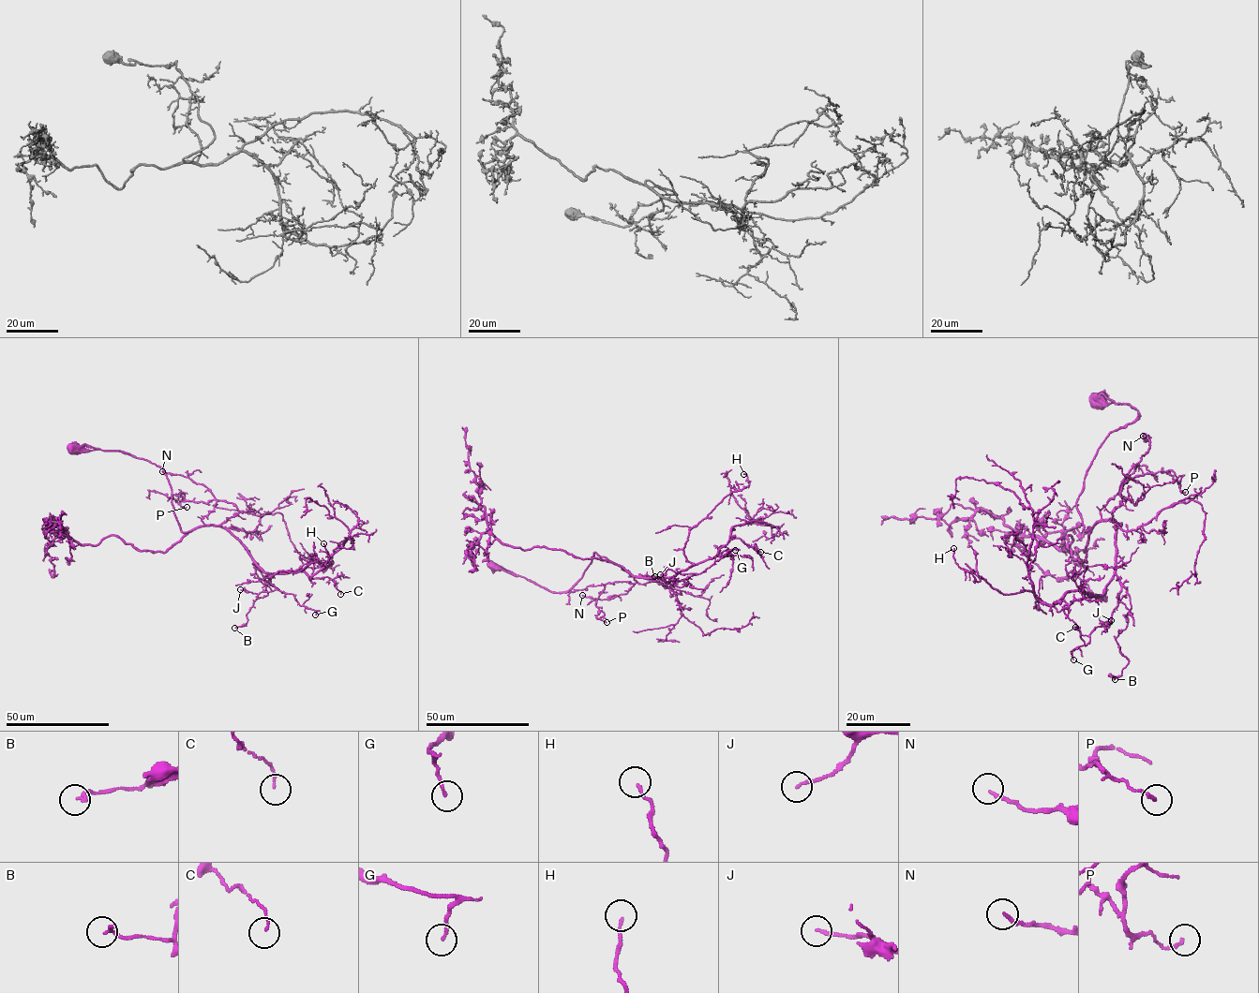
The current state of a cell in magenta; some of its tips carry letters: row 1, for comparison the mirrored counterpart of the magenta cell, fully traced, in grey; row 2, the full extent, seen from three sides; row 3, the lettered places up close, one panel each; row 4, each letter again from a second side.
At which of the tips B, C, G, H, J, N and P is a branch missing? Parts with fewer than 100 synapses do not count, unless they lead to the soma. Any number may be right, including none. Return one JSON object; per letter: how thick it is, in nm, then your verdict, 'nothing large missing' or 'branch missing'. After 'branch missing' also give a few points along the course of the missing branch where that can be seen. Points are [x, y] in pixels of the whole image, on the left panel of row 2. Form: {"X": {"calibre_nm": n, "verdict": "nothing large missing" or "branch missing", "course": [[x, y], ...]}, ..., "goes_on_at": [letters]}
{"B": {"calibre_nm": 150, "verdict": "nothing large missing"}, "C": {"calibre_nm": 100, "verdict": "nothing large missing"}, "G": {"calibre_nm": 130, "verdict": "nothing large missing"}, "H": {"calibre_nm": 130, "verdict": "nothing large missing"}, "J": {"calibre_nm": 140, "verdict": "nothing large missing"}, "N": {"calibre_nm": 150, "verdict": "nothing large missing"}, "P": {"calibre_nm": 140, "verdict": "nothing large missing"}, "goes_on_at": []}

